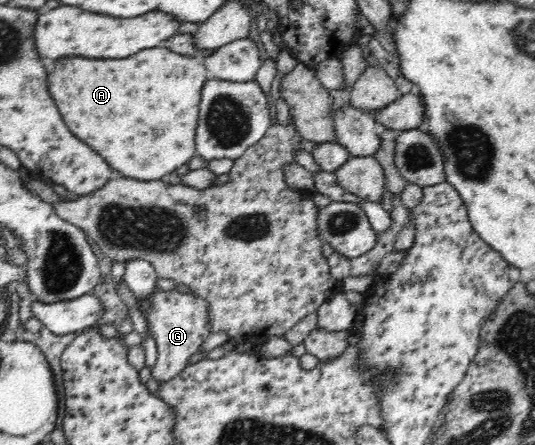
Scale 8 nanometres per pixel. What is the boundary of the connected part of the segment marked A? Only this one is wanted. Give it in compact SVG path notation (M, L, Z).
M151 48L121 60L63 58L55 62L55 70L49 74L47 82L49 94L53 94L53 100L71 134L93 146L93 150L109 160L107 164L121 172L121 176L143 182L159 182L167 177L165 174L195 156L199 100L207 78L202 58L175 54L168 48Z

